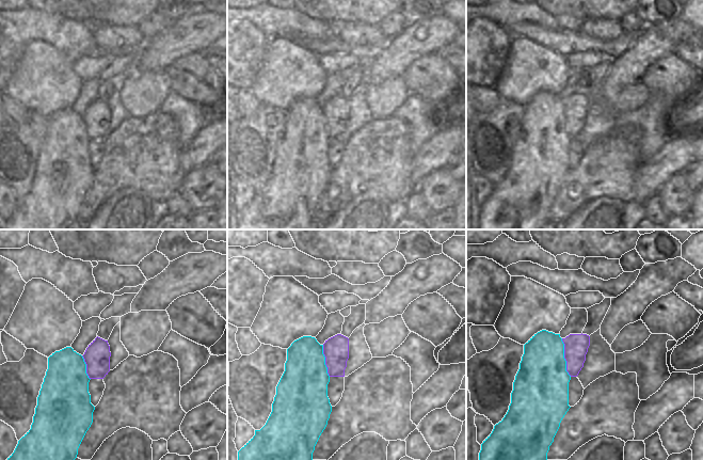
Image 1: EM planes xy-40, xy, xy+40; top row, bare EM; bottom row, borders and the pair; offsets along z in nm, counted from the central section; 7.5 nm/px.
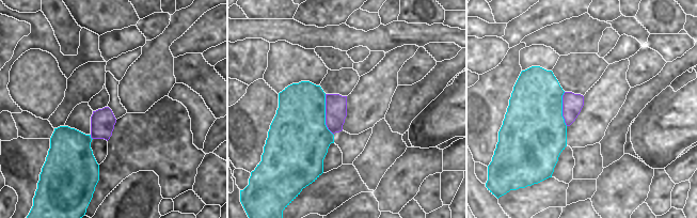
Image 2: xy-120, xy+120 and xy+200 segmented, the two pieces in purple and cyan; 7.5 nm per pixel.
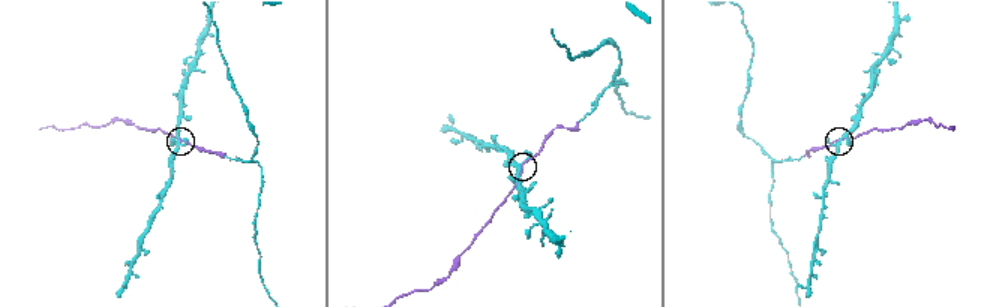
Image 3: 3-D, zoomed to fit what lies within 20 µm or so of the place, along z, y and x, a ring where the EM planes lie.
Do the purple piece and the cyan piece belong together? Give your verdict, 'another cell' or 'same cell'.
same cell

